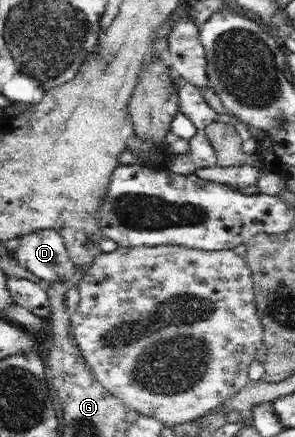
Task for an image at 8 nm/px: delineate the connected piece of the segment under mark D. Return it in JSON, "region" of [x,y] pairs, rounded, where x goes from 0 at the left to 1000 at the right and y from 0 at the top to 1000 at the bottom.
{"region":[[[183,522],[78,538],[54,570],[54,595],[149,652],[227,643],[261,618],[231,586],[210,540]]]}

